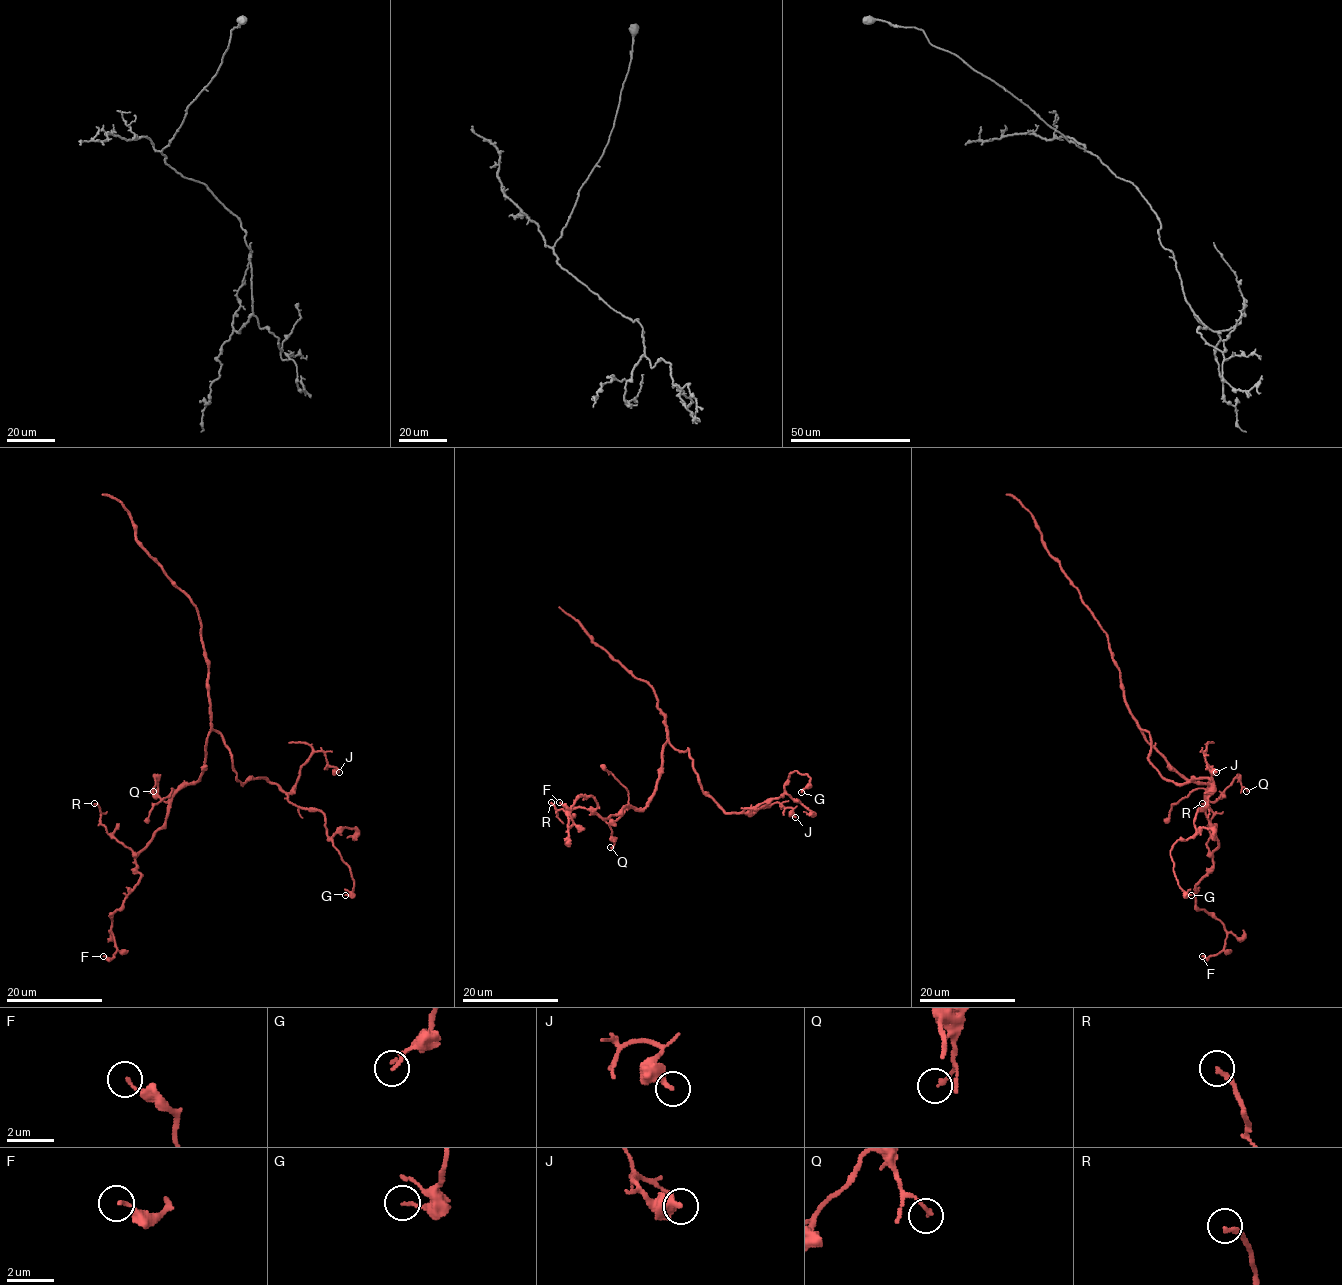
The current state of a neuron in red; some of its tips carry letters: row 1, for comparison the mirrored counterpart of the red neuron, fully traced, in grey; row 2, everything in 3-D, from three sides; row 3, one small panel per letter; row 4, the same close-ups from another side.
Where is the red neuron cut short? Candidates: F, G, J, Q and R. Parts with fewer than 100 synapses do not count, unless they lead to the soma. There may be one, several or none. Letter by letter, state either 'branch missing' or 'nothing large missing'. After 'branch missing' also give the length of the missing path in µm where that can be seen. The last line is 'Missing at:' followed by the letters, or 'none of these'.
F: nothing large missing
G: nothing large missing
J: nothing large missing
Q: nothing large missing
R: nothing large missing
Missing at: none of these

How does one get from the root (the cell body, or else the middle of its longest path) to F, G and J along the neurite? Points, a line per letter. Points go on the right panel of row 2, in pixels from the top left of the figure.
F: (1147, 740), (1179, 773), (1208, 785), (1218, 848), (1196, 905), (1221, 922), (1226, 939), (1202, 956)
G: (1147, 740), (1143, 730), (1149, 762), (1163, 778), (1212, 781), (1196, 832), (1171, 851), (1178, 885), (1191, 895)
J: (1147, 740), (1143, 730), (1150, 734), (1149, 762), (1166, 779), (1208, 778), (1212, 792), (1202, 751), (1216, 772)

